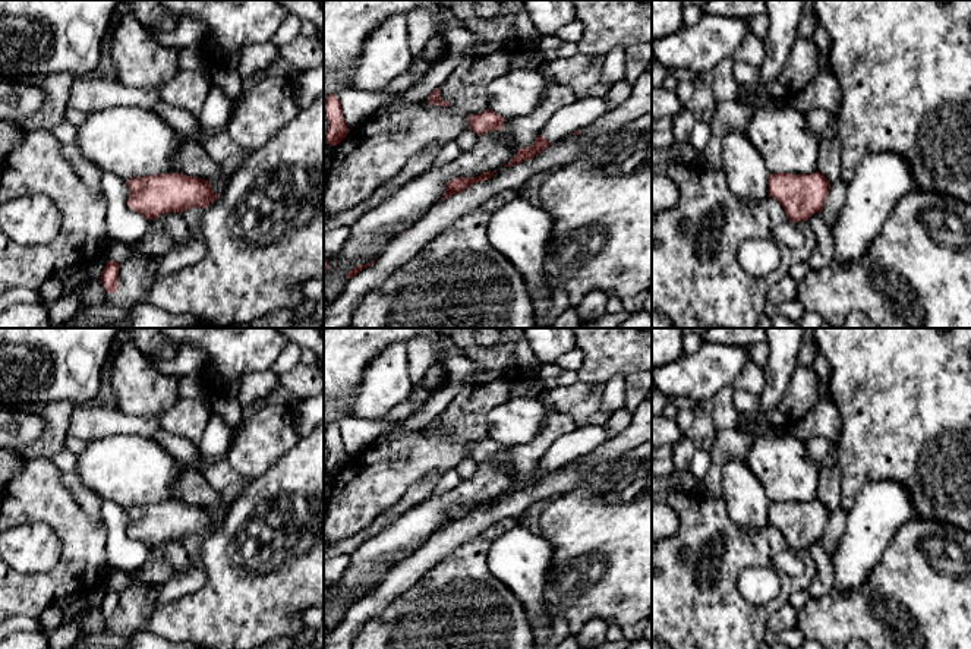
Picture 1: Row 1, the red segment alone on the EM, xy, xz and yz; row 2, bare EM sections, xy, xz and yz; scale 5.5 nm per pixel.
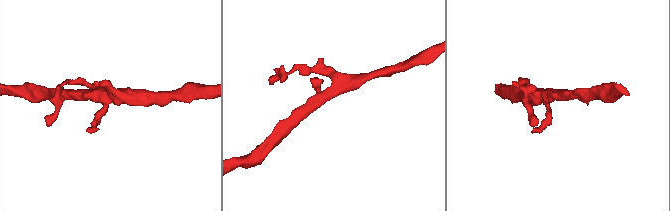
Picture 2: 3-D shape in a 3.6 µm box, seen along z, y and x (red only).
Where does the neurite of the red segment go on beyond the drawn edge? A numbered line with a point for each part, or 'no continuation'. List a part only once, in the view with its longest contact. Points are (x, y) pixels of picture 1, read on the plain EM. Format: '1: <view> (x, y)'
1: xz (407, 573)

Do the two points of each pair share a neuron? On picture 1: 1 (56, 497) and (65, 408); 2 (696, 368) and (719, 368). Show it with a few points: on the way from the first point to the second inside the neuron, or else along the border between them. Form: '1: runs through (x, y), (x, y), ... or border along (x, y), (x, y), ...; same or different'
1: border along (24, 456), (50, 459); different
2: runs through (702, 368), (713, 368); same

